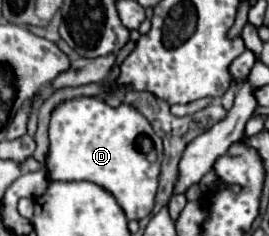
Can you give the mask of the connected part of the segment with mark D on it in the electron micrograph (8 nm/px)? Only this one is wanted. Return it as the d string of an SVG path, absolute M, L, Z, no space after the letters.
M77 98L57 106L51 114L49 140L51 148L45 160L47 174L53 180L89 180L111 192L129 220L141 220L151 214L157 192L159 160L149 162L137 140L147 136L155 152L161 156L161 140L151 130L151 124L135 108L121 104L113 108L99 98Z

